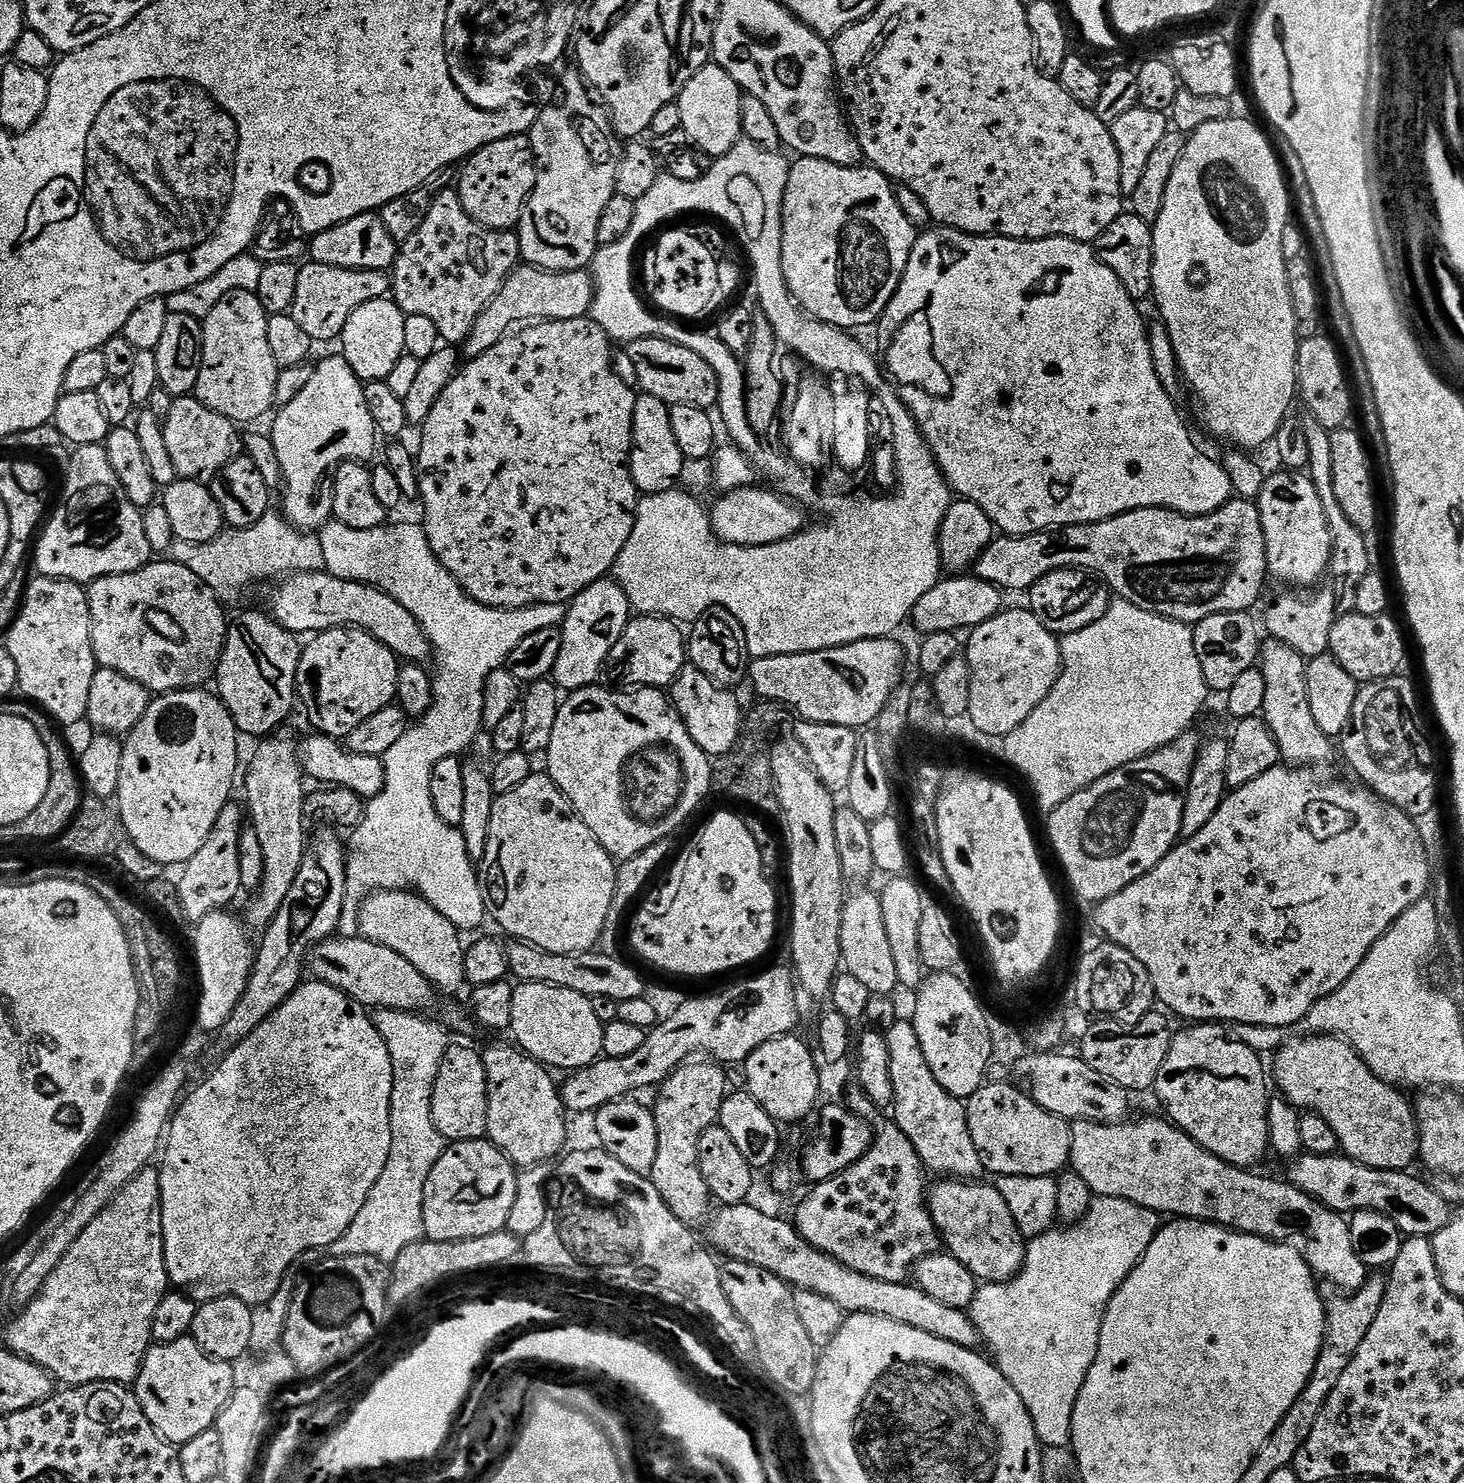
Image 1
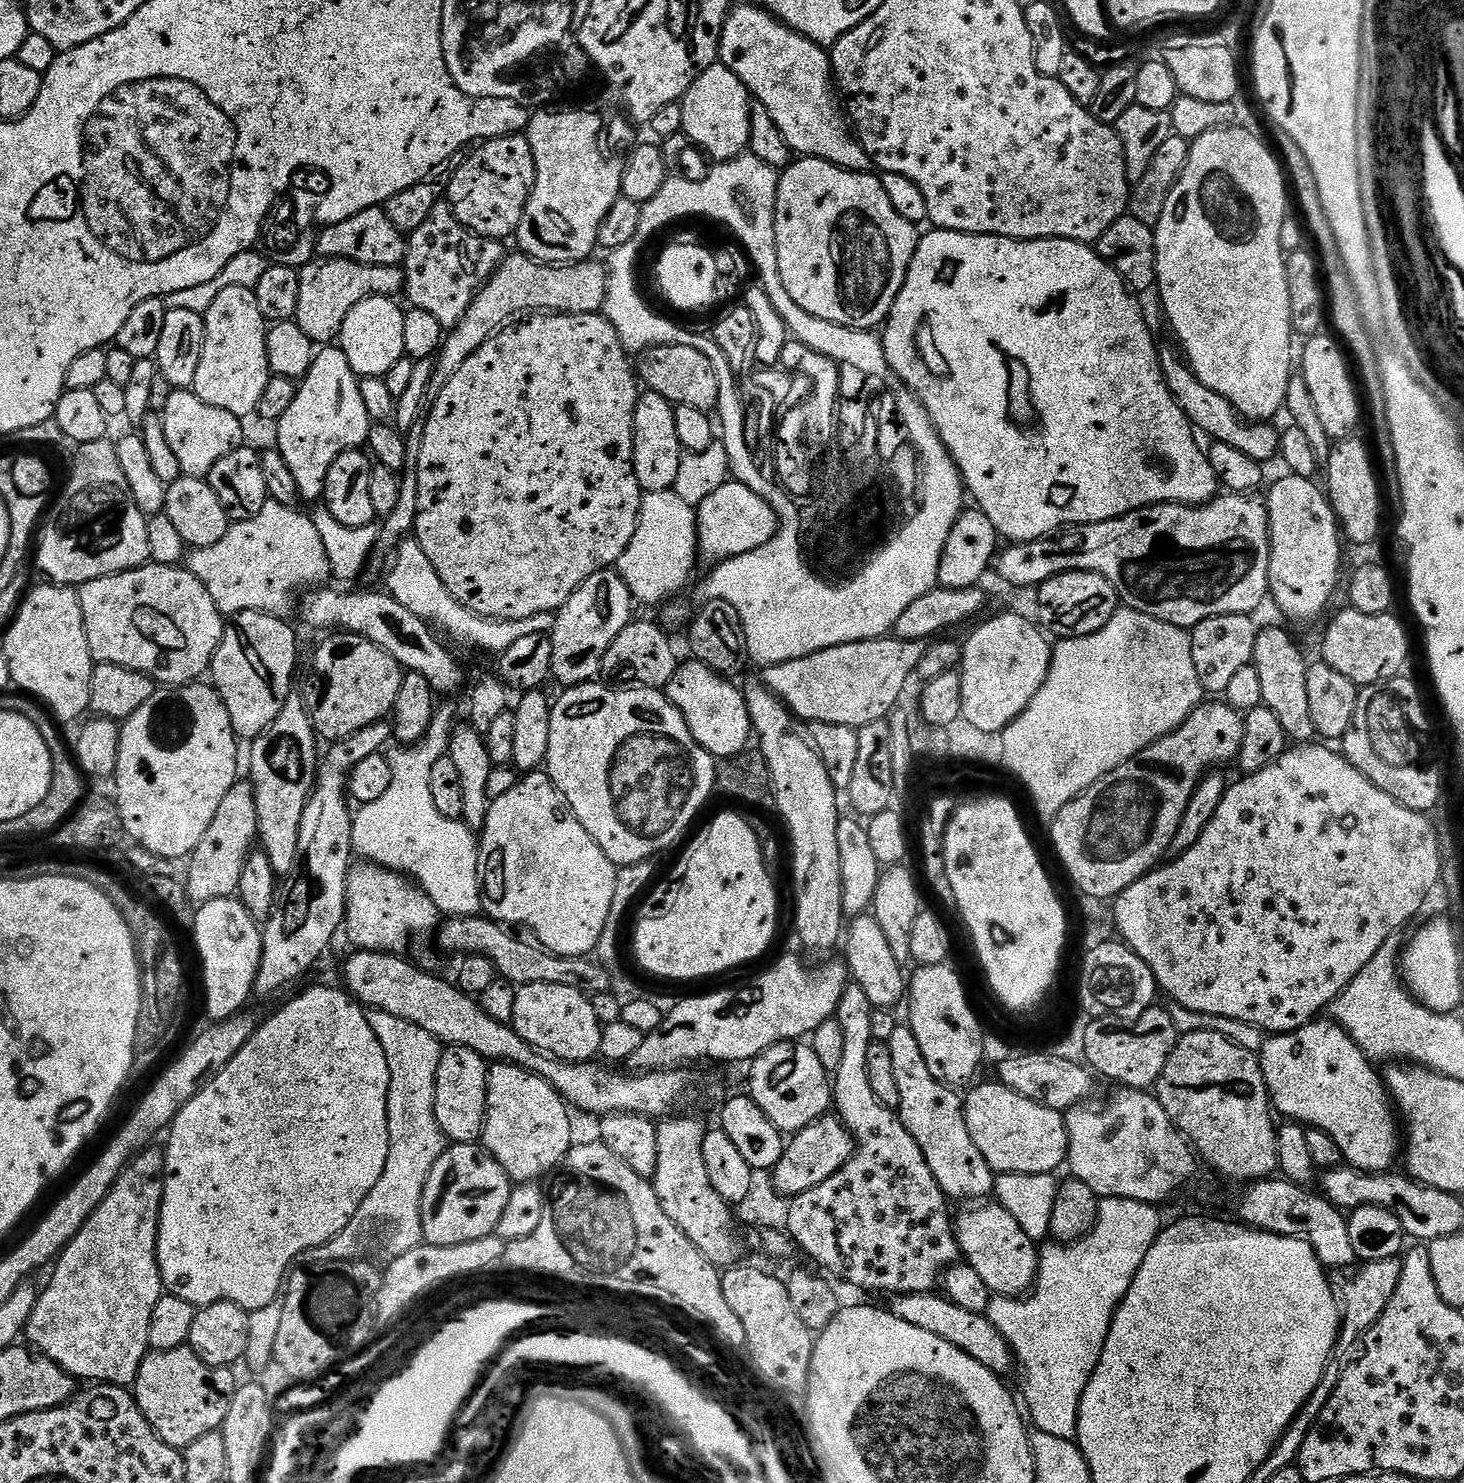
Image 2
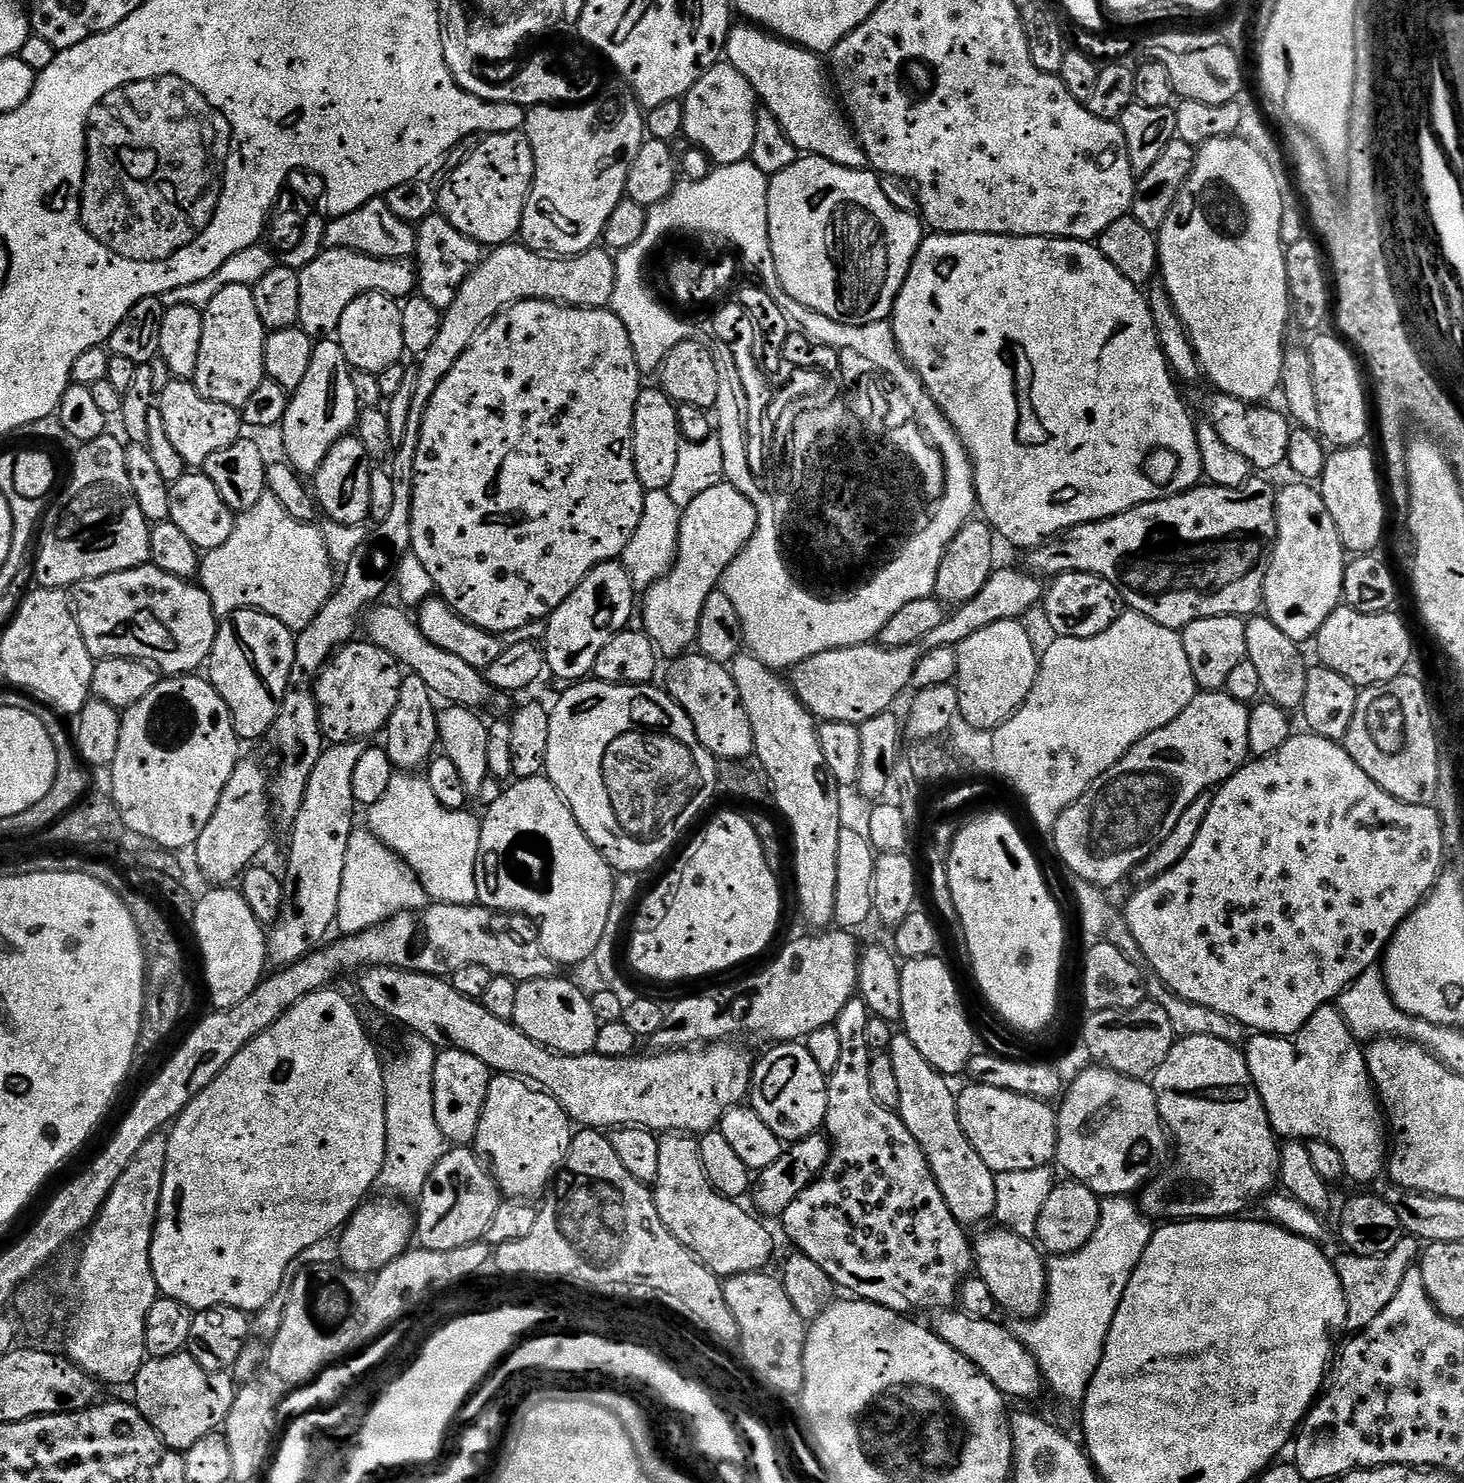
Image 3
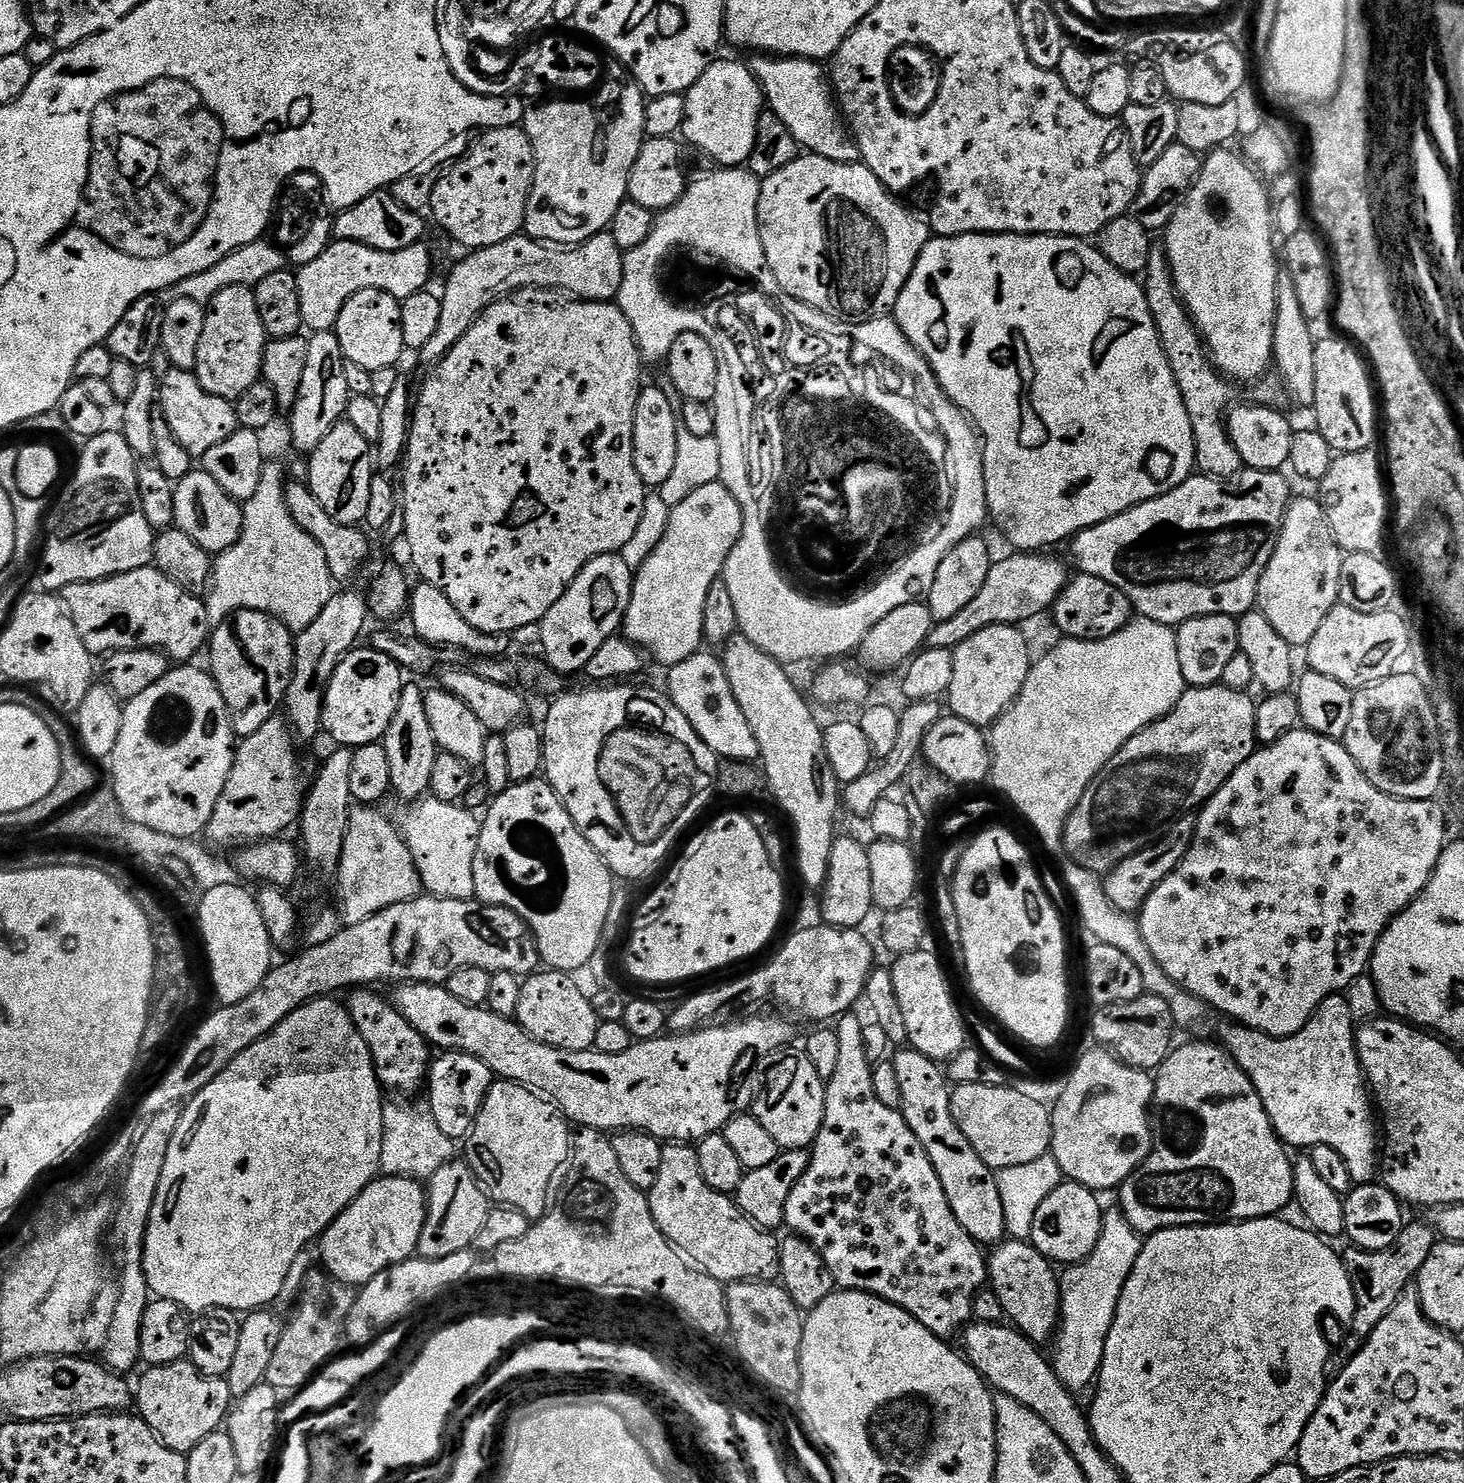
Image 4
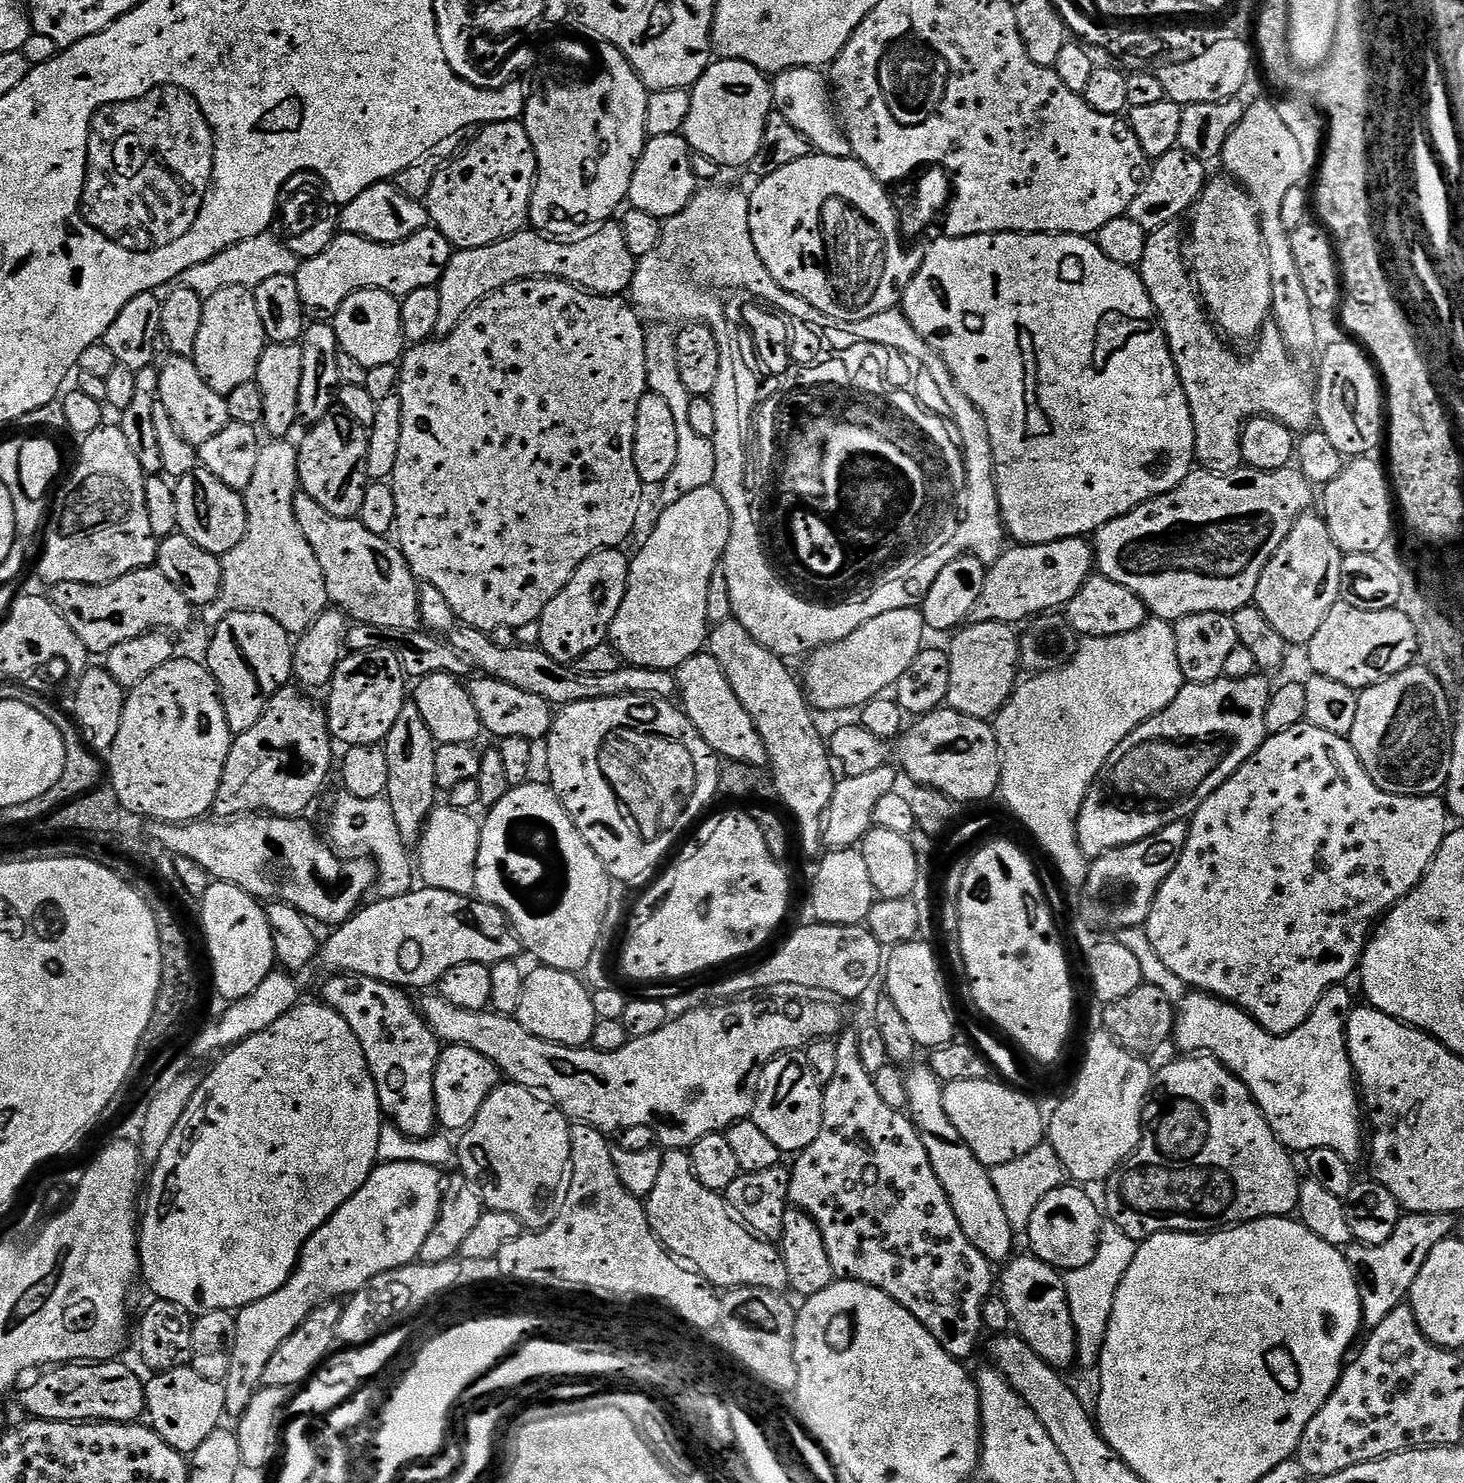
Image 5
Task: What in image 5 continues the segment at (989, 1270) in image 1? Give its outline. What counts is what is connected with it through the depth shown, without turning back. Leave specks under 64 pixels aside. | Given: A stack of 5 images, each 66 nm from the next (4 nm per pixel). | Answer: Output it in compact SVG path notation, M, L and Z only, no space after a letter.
M1025 1254L1013 1255L1011 1259L1003 1265L1002 1271L998 1276L998 1292L1004 1297L1006 1306L1010 1306L1010 1318L1012 1319L1012 1328L1015 1335L1021 1336L1023 1340L1034 1350L1034 1354L1038 1354L1038 1358L1042 1358L1048 1365L1057 1370L1065 1370L1071 1364L1075 1365L1078 1360L1076 1350L1076 1327L1074 1326L1074 1318L1070 1310L1070 1302L1068 1301L1068 1289L1066 1280L1057 1269L1051 1268L1046 1262L1042 1262L1037 1256Z

